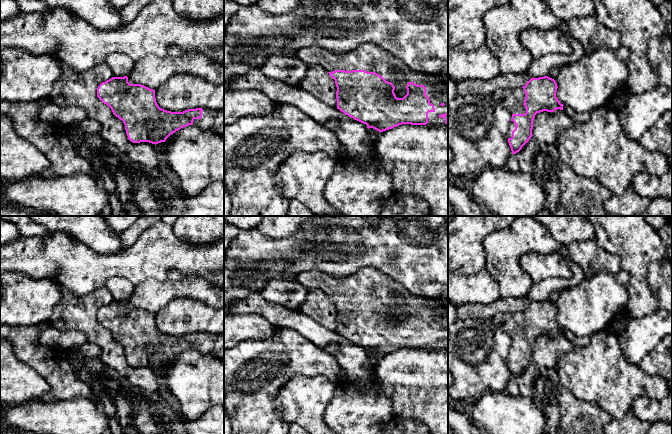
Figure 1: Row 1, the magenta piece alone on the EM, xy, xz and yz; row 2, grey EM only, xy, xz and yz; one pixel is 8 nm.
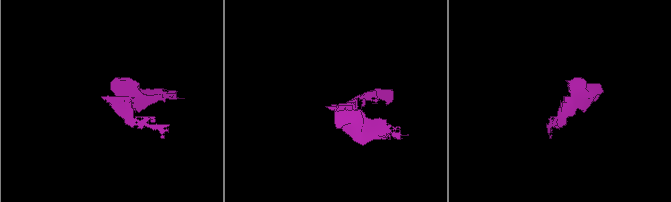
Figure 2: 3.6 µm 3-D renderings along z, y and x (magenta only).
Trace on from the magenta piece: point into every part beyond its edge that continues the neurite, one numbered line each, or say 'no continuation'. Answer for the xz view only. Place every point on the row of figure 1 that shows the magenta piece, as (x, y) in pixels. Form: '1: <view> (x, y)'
1: xz (368, 57)

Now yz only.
1: yz (512, 99)

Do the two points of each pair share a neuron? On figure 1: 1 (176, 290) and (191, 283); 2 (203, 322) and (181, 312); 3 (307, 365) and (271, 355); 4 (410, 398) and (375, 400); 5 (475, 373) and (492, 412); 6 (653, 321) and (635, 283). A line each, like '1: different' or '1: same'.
1: same
2: same
3: same
4: different
5: different
6: different

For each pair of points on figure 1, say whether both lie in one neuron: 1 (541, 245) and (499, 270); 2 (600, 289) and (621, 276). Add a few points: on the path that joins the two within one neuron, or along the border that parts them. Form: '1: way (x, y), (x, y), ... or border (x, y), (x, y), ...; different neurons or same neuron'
1: way (531, 245), (524, 245), (509, 260); same neuron
2: border (614, 275), (626, 287); different neurons

